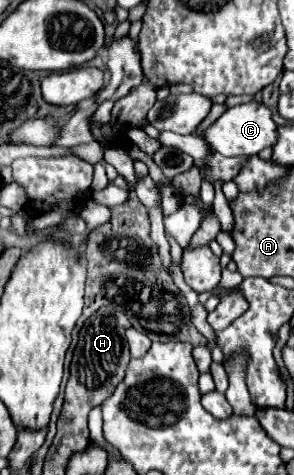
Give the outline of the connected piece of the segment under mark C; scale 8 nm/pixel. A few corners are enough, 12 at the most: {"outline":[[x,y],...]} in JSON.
{"outline":[[264,103],[230,107],[204,133],[222,155],[276,143]]}

